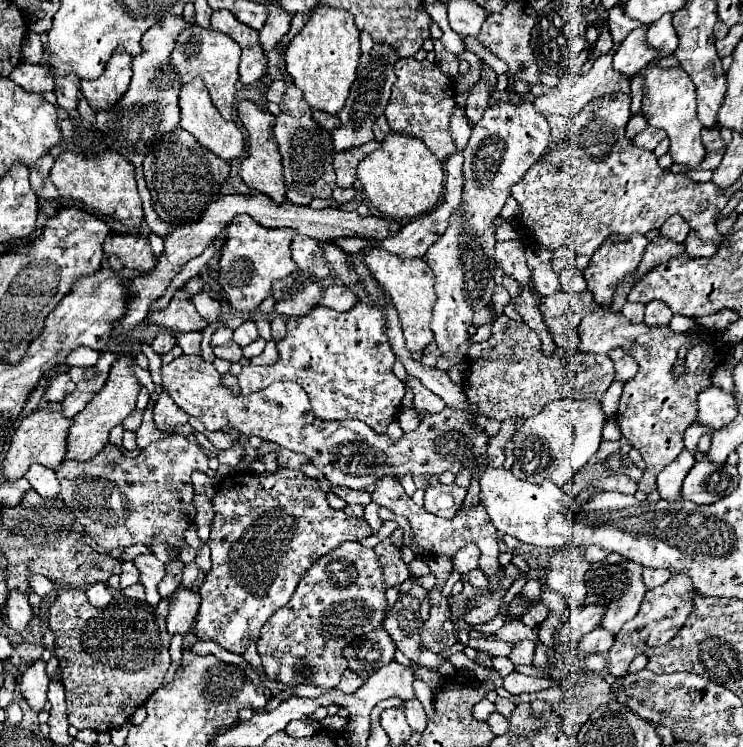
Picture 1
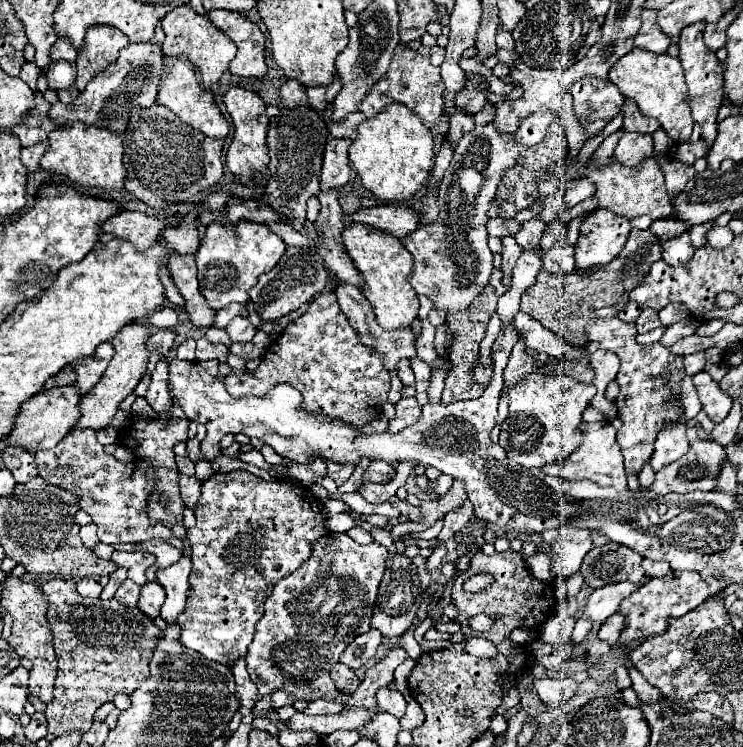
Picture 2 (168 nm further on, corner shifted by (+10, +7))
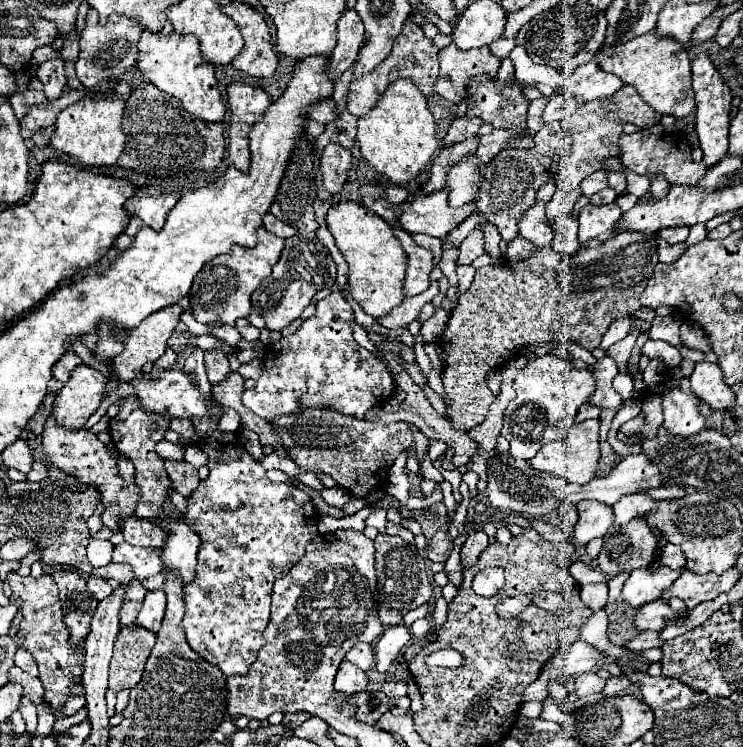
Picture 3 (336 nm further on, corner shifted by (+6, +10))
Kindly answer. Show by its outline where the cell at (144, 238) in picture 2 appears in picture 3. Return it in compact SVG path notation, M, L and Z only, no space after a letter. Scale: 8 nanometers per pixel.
M170 192L162 196L146 196L146 194L134 194L126 200L124 208L132 214L142 218L142 222L154 230L162 230L168 212L178 202L180 192Z

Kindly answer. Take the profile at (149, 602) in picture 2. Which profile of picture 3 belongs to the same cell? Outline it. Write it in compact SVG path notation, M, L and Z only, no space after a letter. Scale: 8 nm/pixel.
M162 590L156 592L148 592L144 598L144 606L136 618L136 624L150 630L150 632L158 632L162 626L162 618L164 618L164 610L166 610L166 596Z

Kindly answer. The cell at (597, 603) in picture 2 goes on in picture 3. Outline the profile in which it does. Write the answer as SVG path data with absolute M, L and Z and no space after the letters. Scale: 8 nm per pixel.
M660 566L652 572L646 570L634 570L630 578L624 584L622 596L630 606L642 606L646 602L658 600L664 592L664 588L670 588L674 580L680 576L680 570L672 570L668 566Z

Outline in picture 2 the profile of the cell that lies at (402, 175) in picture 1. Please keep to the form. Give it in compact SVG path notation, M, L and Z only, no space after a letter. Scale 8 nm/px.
M390 105L376 117L358 125L358 137L348 149L350 163L356 167L362 185L382 203L400 203L414 197L426 183L434 165L434 139L418 115L404 105Z

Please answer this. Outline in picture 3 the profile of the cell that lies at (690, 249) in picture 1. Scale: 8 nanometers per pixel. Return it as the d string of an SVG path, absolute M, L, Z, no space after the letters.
M658 238L658 256L660 256L660 262L664 262L664 264L670 264L670 262L678 260L678 256L682 254L684 248L686 248L686 244L676 244L676 246L672 246L672 244L668 244L666 240Z

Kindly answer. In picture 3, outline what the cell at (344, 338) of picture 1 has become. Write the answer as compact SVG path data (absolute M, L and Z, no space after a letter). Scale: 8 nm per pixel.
M332 292L316 304L316 314L302 322L302 326L292 334L280 340L280 356L266 358L262 376L256 380L256 386L246 390L242 402L246 408L256 412L262 418L276 418L282 414L292 414L306 408L332 408L354 418L364 418L372 406L382 406L392 394L392 376L388 368L366 348L362 348L352 336L354 312L346 298L340 292Z

